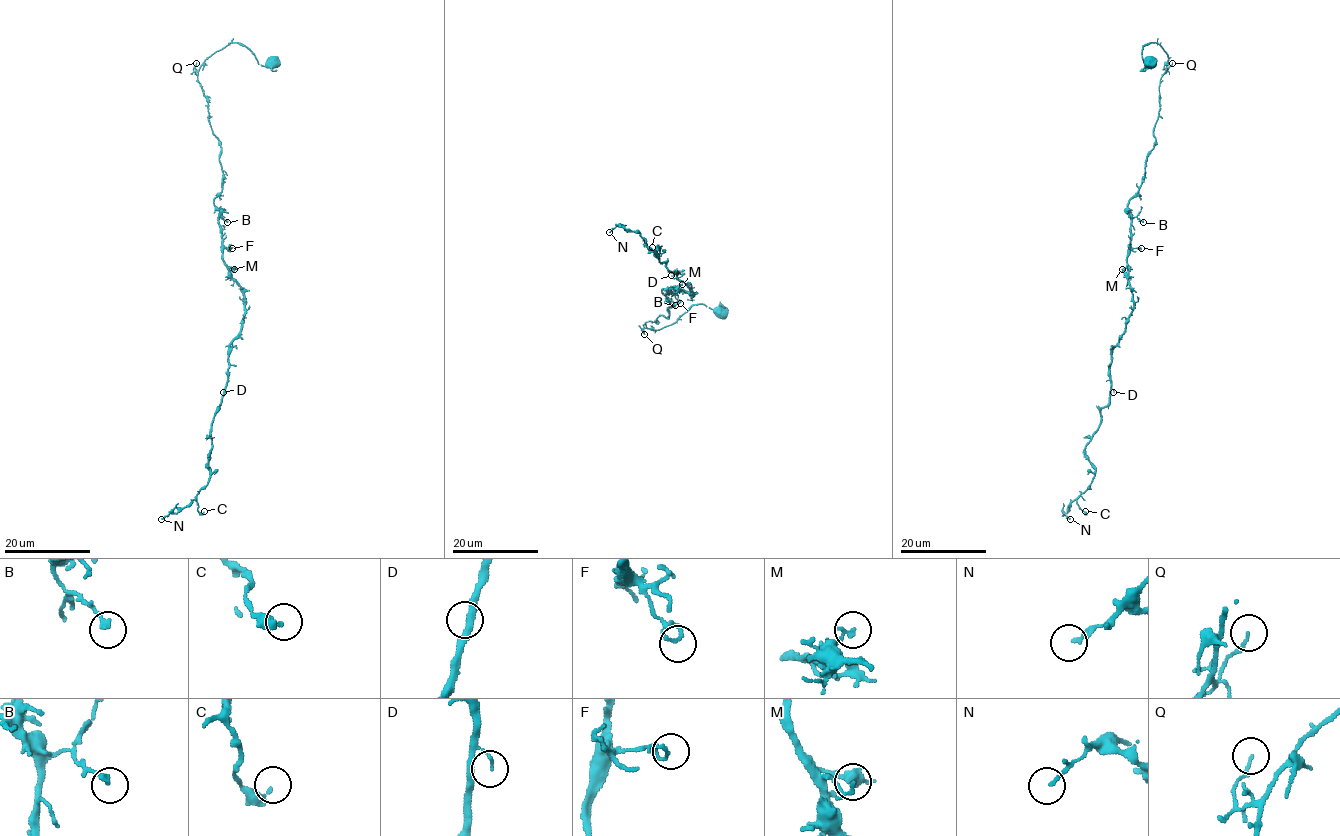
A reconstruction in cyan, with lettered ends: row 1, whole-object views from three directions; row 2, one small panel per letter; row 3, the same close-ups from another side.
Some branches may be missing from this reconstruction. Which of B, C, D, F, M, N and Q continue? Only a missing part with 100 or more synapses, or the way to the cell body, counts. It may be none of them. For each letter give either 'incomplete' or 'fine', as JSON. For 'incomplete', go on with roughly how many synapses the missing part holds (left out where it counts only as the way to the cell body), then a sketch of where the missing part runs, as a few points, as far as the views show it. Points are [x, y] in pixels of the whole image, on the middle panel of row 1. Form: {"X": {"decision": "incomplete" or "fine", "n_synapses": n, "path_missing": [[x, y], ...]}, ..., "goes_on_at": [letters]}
{"B": {"decision": "fine"}, "C": {"decision": "fine"}, "D": {"decision": "fine"}, "F": {"decision": "fine"}, "M": {"decision": "fine"}, "N": {"decision": "fine"}, "Q": {"decision": "fine"}, "goes_on_at": []}

